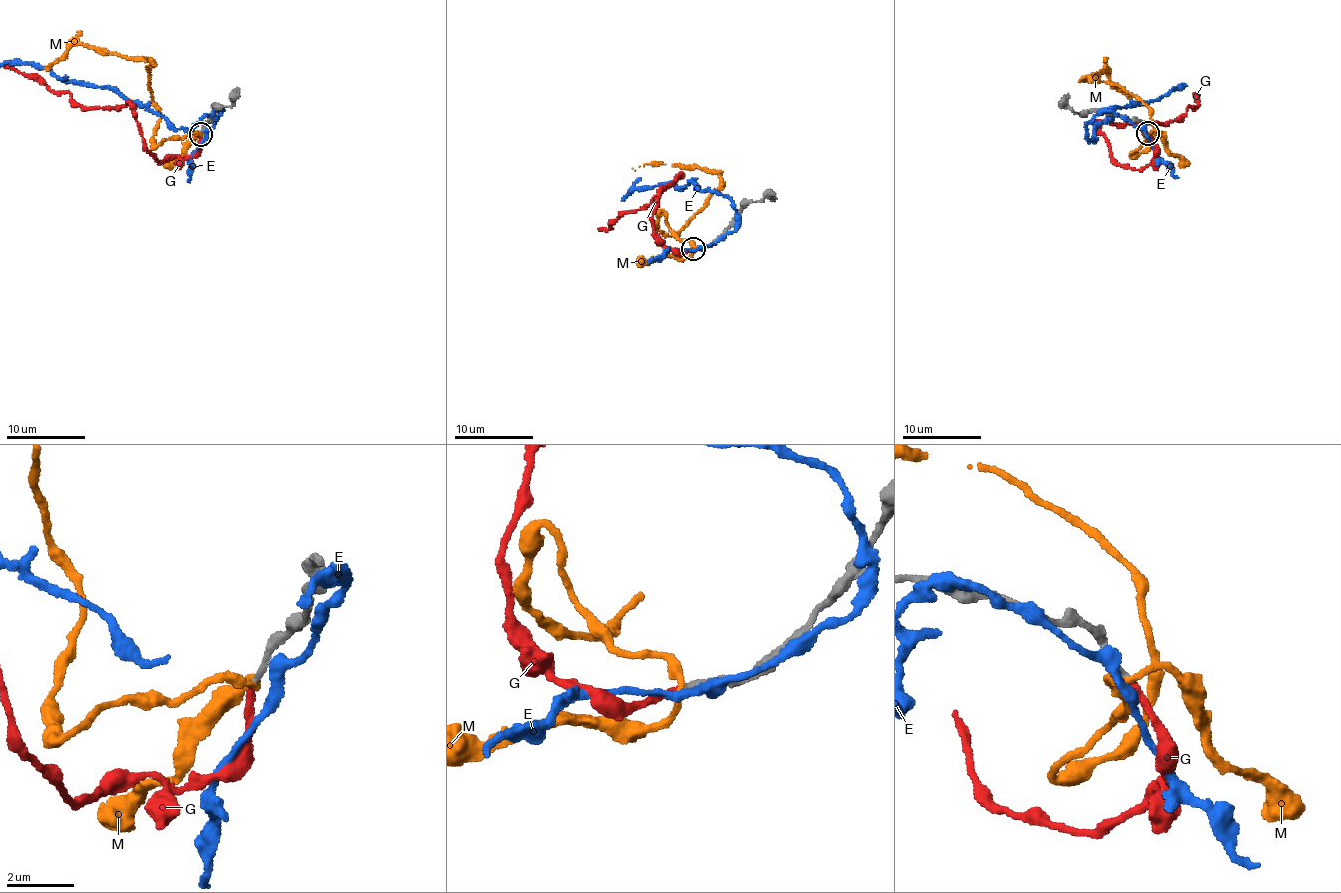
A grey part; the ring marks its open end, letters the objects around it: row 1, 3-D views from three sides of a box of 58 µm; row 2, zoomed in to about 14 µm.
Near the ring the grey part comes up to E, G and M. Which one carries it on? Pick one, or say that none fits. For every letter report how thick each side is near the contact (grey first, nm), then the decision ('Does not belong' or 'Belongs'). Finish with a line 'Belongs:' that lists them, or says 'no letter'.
E: Thickness 320 nm (grey) against 320 nm. Does not belong
G: Thickness 170 nm (grey) against 200 nm. Belongs
M: Thickness 170 nm (grey) against 240 nm. Does not belong
Belongs: G

